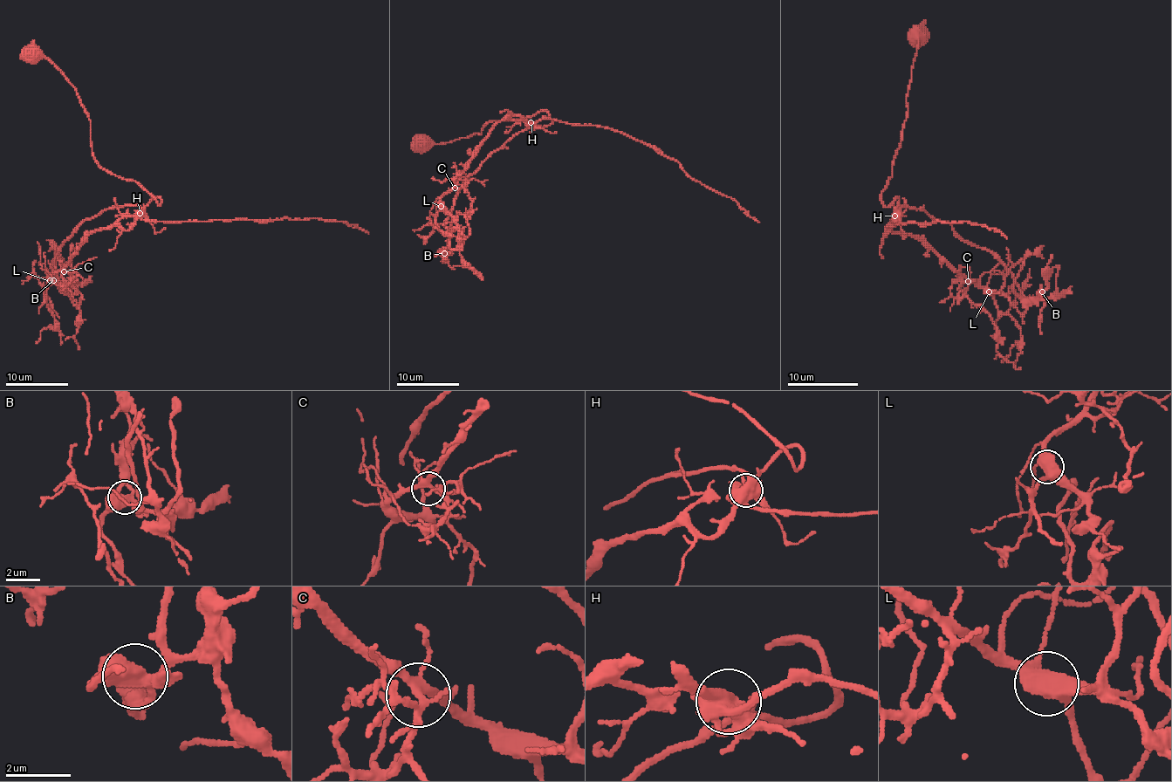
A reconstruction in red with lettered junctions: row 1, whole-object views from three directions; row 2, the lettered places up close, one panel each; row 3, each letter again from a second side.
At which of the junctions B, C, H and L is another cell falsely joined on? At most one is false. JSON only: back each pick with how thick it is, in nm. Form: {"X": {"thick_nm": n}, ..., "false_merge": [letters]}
{"false_merge": []}

